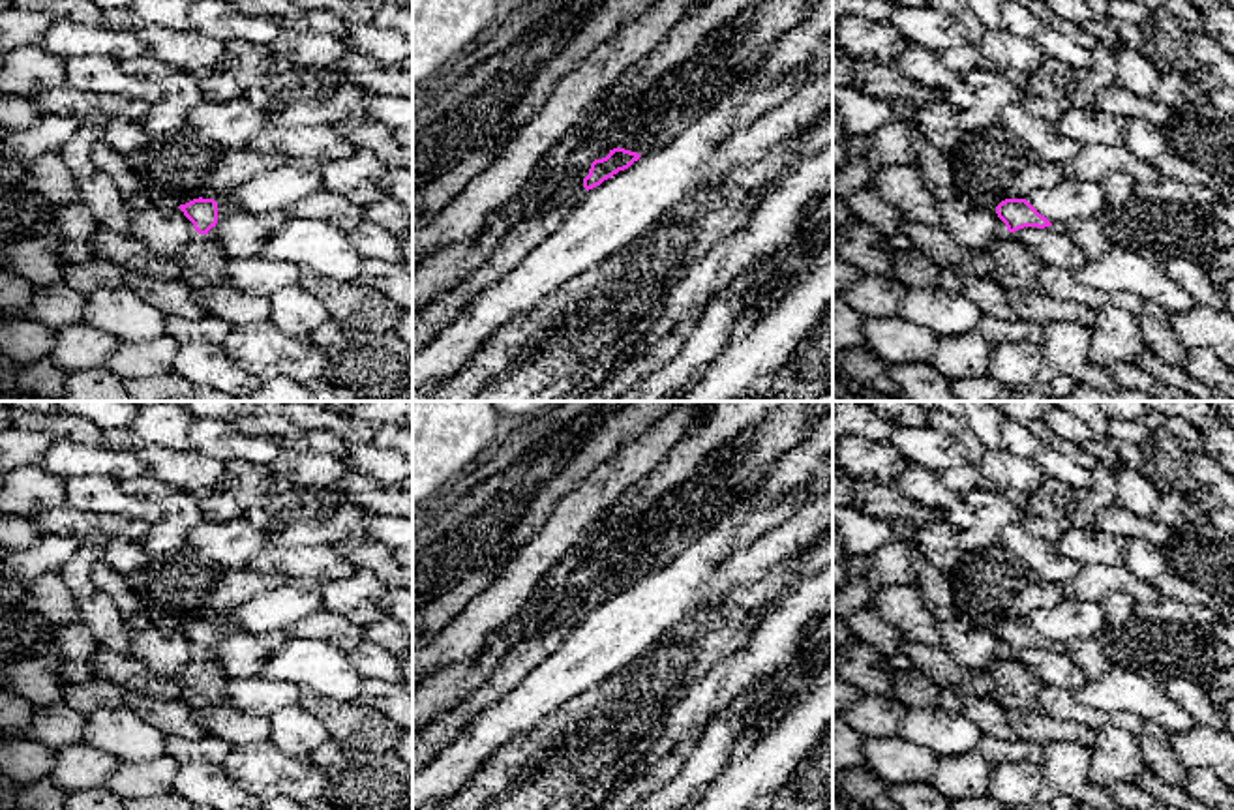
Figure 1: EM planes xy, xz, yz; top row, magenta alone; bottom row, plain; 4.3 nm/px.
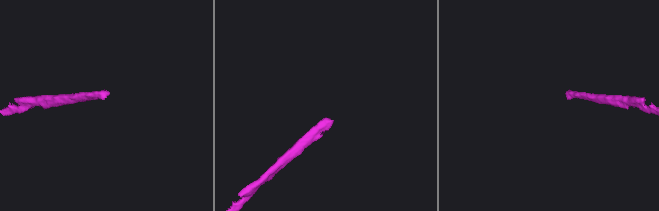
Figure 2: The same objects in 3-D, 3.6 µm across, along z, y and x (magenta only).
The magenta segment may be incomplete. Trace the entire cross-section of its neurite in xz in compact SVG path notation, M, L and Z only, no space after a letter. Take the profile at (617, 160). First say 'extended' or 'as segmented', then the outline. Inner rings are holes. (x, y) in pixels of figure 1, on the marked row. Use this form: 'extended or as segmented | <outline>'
extended | M653 122L630 137L623 148L613 148L606 158L594 159L589 174L583 178L583 188L589 191L600 186L619 171L628 169L641 154L655 150L658 133L660 126Z

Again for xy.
extended | M208 197L193 199L178 208L193 223L199 234L210 234L225 216L234 212L229 202Z

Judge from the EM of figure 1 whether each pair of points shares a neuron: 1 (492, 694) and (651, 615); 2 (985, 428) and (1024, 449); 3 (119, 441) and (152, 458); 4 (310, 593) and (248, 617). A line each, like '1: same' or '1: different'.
1: different
2: different
3: same
4: same

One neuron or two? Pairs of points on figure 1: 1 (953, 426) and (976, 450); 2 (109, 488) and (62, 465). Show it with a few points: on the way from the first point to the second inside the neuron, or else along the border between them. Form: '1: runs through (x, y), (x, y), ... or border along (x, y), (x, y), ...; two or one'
1: runs through (959, 432), (972, 445); one
2: border along (66, 479), (113, 477), (120, 482); two

